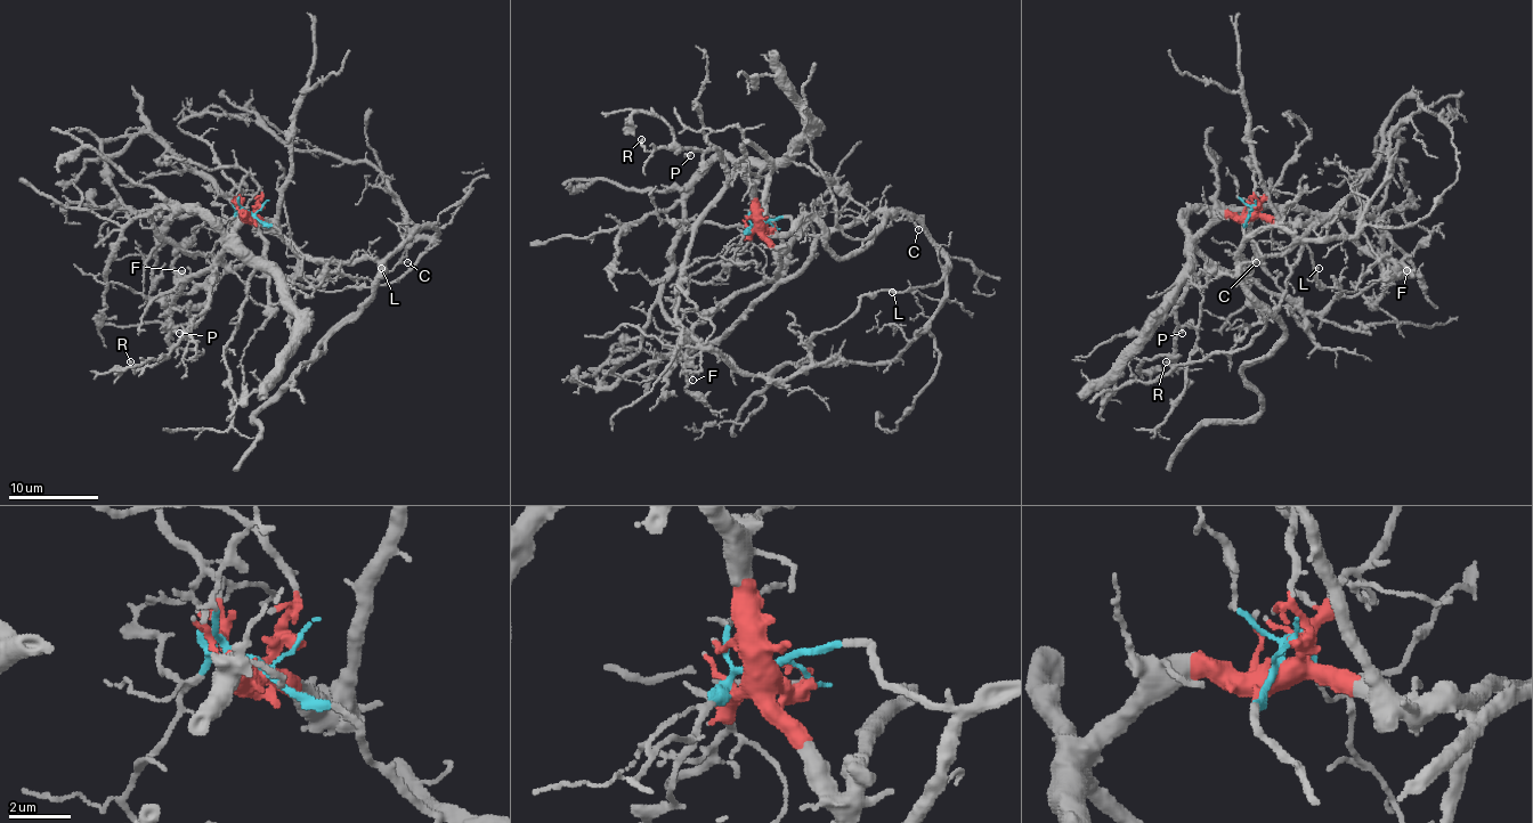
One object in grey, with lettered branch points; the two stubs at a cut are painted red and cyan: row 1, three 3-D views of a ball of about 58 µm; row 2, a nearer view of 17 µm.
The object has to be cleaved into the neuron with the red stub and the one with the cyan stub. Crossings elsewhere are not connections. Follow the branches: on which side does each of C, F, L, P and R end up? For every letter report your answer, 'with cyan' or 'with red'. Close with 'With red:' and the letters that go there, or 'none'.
C: with cyan
F: with red
L: with cyan
P: with red
R: with red
With red: F, P, R

